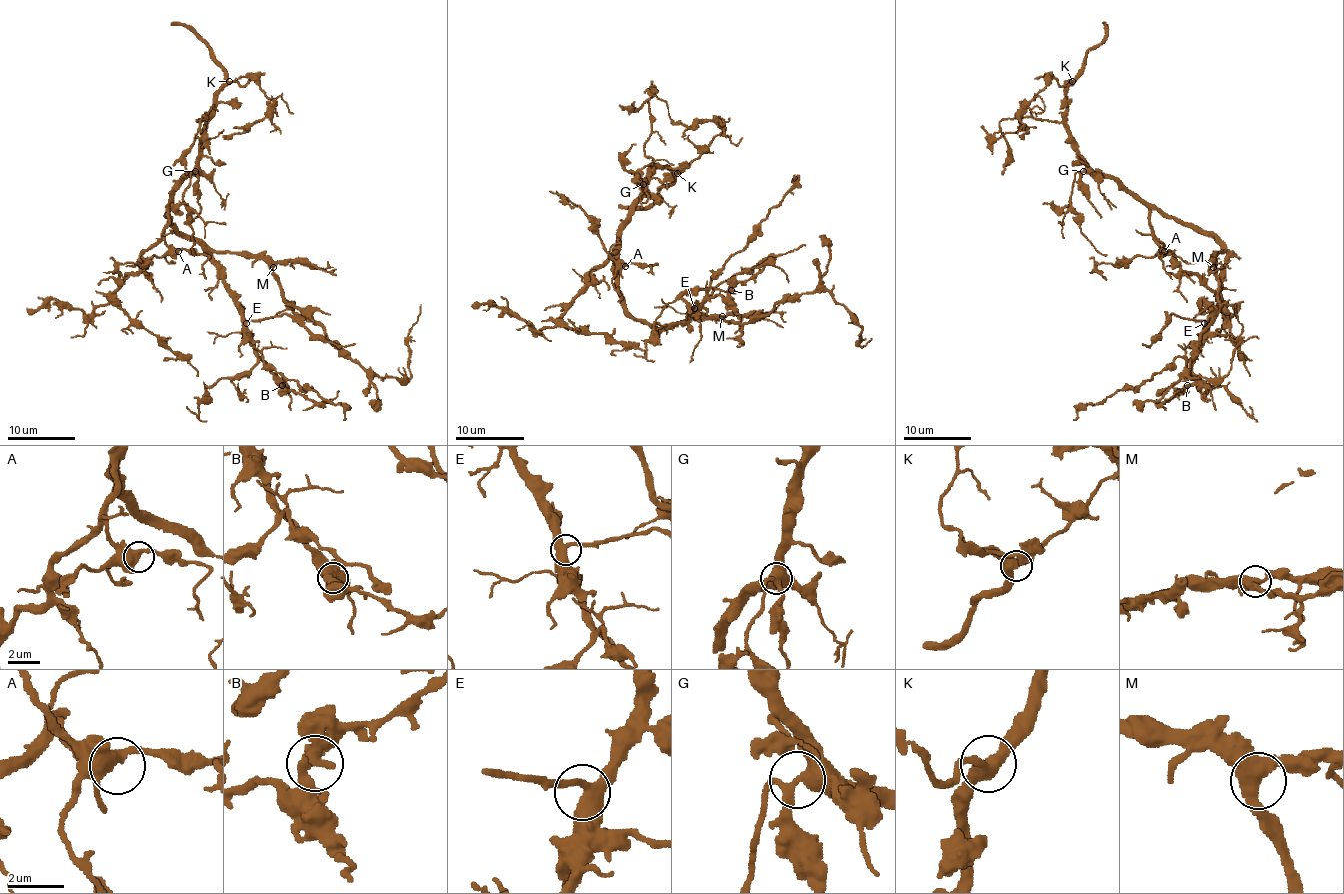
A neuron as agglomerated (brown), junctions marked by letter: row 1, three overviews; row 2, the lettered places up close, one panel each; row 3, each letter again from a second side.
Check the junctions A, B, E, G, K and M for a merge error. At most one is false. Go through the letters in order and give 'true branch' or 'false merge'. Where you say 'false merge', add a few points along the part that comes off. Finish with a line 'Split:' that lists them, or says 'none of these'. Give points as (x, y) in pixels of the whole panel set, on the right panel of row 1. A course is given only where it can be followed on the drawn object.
A: true branch
B: true branch
E: true branch
G: true branch
K: true branch
M: true branch
Split: none of these

